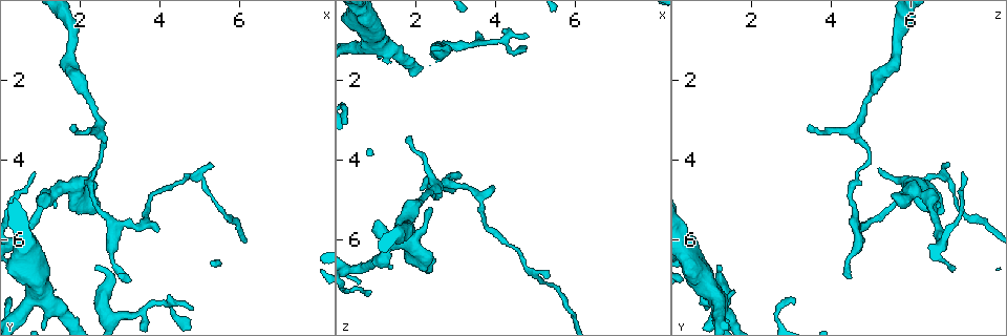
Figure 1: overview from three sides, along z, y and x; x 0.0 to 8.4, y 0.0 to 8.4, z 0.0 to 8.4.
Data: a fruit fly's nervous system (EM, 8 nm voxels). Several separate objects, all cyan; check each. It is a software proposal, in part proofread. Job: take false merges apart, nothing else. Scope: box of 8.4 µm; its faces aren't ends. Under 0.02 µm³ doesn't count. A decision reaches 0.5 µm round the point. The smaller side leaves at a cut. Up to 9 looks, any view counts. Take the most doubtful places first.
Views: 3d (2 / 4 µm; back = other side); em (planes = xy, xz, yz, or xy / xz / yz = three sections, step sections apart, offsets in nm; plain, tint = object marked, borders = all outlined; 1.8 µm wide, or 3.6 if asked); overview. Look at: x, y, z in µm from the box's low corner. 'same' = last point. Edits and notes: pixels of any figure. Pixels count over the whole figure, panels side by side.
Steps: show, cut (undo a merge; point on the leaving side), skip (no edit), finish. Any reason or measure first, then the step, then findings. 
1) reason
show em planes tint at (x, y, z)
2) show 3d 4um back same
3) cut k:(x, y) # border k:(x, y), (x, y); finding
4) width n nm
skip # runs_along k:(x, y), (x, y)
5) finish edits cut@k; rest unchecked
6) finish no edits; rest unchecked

a narrow waist
show em planes tint at (4.05, 7.65, 1.10)

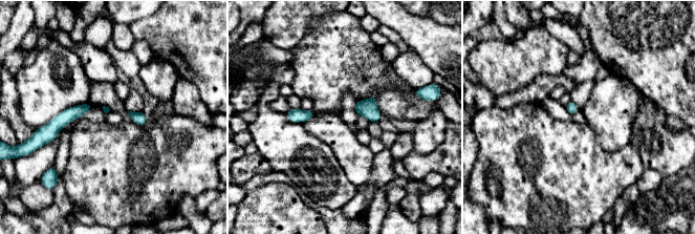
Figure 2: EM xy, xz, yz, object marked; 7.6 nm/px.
skip # continuous, no second neuron

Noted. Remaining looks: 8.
two arms in line, one across
show em xz step 16 tint at (1.00, 7.40, 1.10)

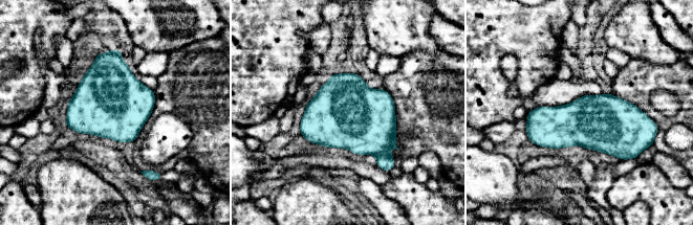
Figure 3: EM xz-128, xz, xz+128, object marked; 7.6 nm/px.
another direction
show em planes borders same

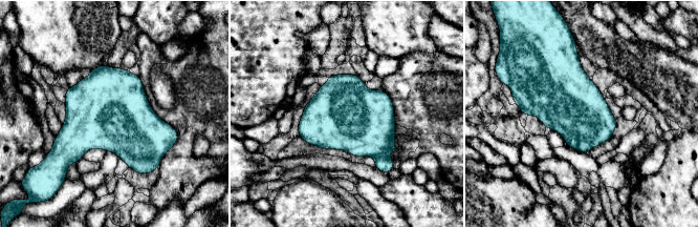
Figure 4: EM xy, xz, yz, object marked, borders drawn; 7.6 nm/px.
width 480 nm
skip # all the same neuron

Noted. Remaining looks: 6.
abrupt turn
show em planes tint at (4.90, 4.40, 6.85)

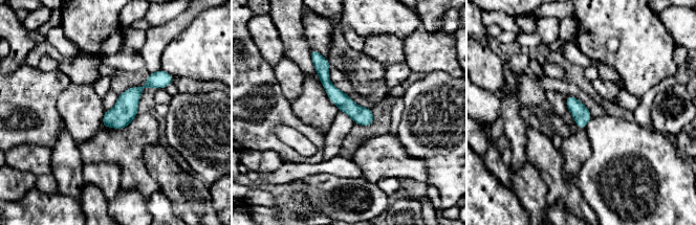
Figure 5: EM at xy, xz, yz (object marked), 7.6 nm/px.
width 140 nm
skip # continuous, no second neuron

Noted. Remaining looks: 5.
sudden change in width
show em yz step 16 tint at (1.95, 1.95, 5.20)

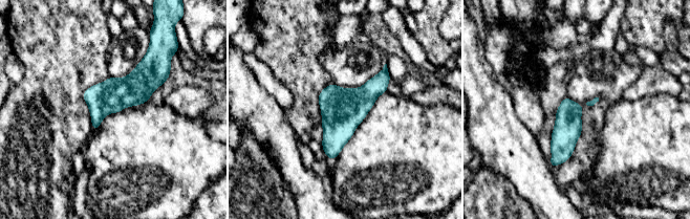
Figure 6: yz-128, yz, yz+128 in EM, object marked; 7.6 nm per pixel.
skip # one neuron here

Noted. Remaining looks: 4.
finish no edits; rest unchecked

